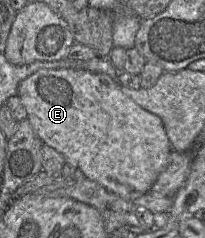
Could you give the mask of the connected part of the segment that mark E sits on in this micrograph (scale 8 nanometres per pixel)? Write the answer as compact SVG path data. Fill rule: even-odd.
M41 69L25 78L17 95L35 134L86 178L124 199L150 191L170 163L172 146L161 119L122 92L117 80L84 69Z

